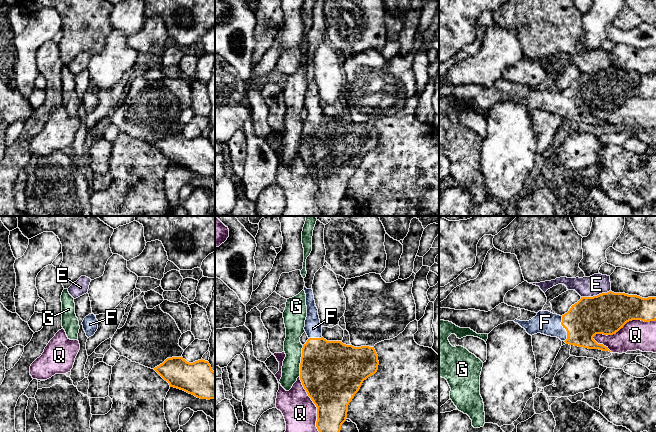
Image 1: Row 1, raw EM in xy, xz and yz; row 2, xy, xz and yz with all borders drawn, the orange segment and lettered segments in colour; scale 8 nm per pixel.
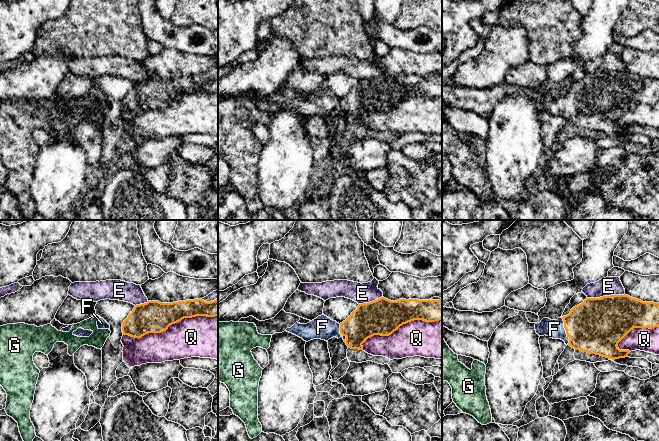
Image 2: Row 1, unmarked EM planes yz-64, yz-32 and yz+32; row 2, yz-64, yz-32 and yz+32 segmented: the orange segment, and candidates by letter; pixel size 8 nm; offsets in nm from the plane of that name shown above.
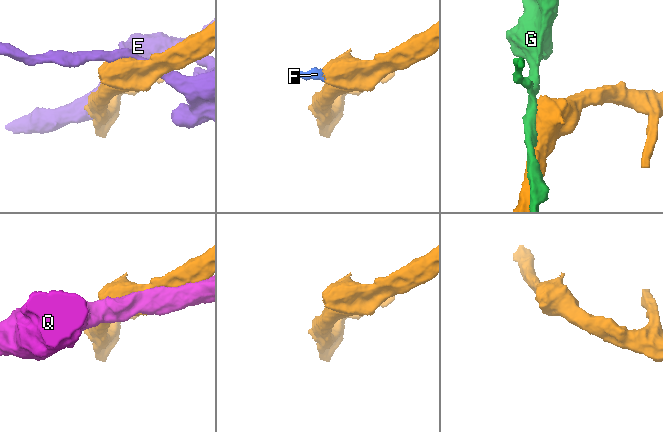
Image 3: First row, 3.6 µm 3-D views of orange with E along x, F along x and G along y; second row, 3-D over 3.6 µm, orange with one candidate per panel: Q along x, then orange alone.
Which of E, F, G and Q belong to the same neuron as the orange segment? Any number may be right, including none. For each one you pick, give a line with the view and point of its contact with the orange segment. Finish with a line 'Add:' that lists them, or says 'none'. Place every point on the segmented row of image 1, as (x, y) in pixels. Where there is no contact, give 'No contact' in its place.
F: Touches orange at yz (565, 328)
Add: F

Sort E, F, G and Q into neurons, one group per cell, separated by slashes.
E / F / G / Q

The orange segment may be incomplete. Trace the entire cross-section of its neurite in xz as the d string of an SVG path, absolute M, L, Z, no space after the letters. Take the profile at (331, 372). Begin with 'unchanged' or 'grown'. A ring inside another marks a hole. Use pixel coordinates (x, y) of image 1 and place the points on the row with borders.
grown; M317 220L312 251L306 259L304 291L307 317L304 330L309 339L302 348L300 380L317 407L318 431L340 432L347 418L349 403L363 381L377 372L379 361L374 347L354 347L322 337L312 284L315 273L325 263L324 228L325 225Z

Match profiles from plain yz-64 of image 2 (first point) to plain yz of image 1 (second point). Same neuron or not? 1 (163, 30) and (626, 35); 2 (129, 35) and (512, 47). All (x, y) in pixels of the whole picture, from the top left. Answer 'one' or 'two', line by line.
1: one
2: two

